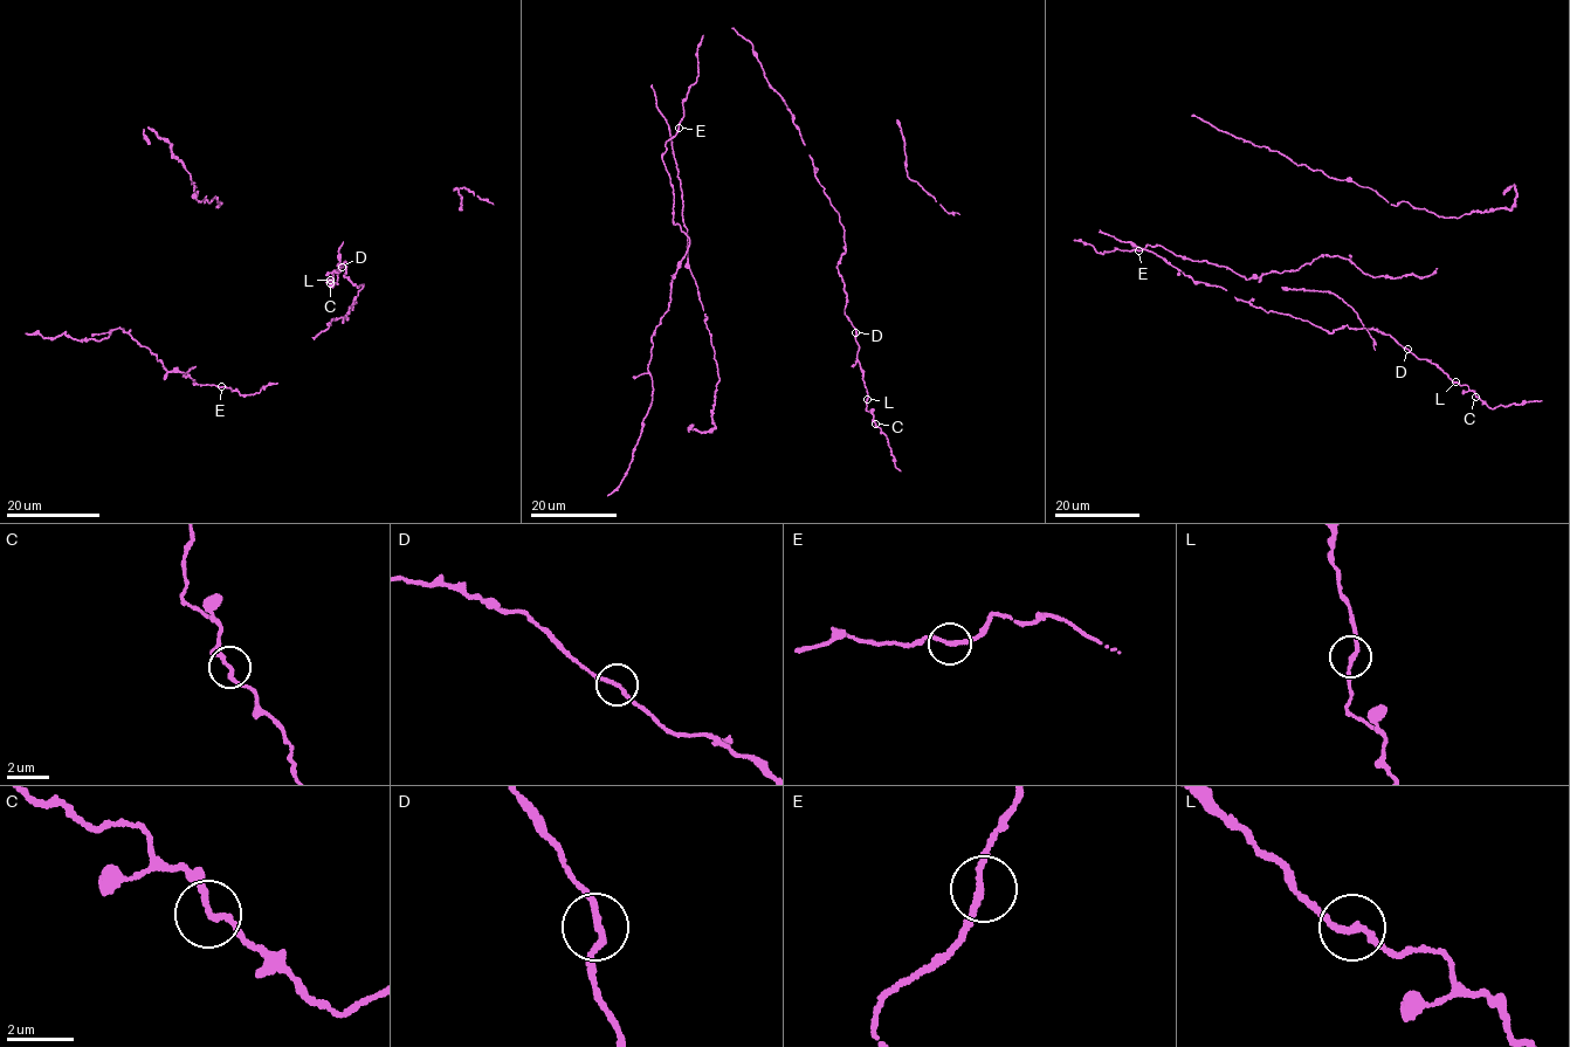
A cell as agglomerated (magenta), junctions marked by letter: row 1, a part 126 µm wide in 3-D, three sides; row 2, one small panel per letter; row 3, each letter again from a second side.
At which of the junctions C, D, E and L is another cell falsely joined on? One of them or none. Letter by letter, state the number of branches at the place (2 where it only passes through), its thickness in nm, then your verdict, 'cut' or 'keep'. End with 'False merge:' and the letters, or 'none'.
C: branches 2; calibre 170 nm; keep
D: branches 2; calibre 170 nm; keep
E: branches 2; calibre 170 nm; keep
L: branches 2; calibre 170 nm; keep
False merge: none

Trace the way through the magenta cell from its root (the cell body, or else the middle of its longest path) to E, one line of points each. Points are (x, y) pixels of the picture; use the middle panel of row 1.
E: (686, 96), (679, 128)

